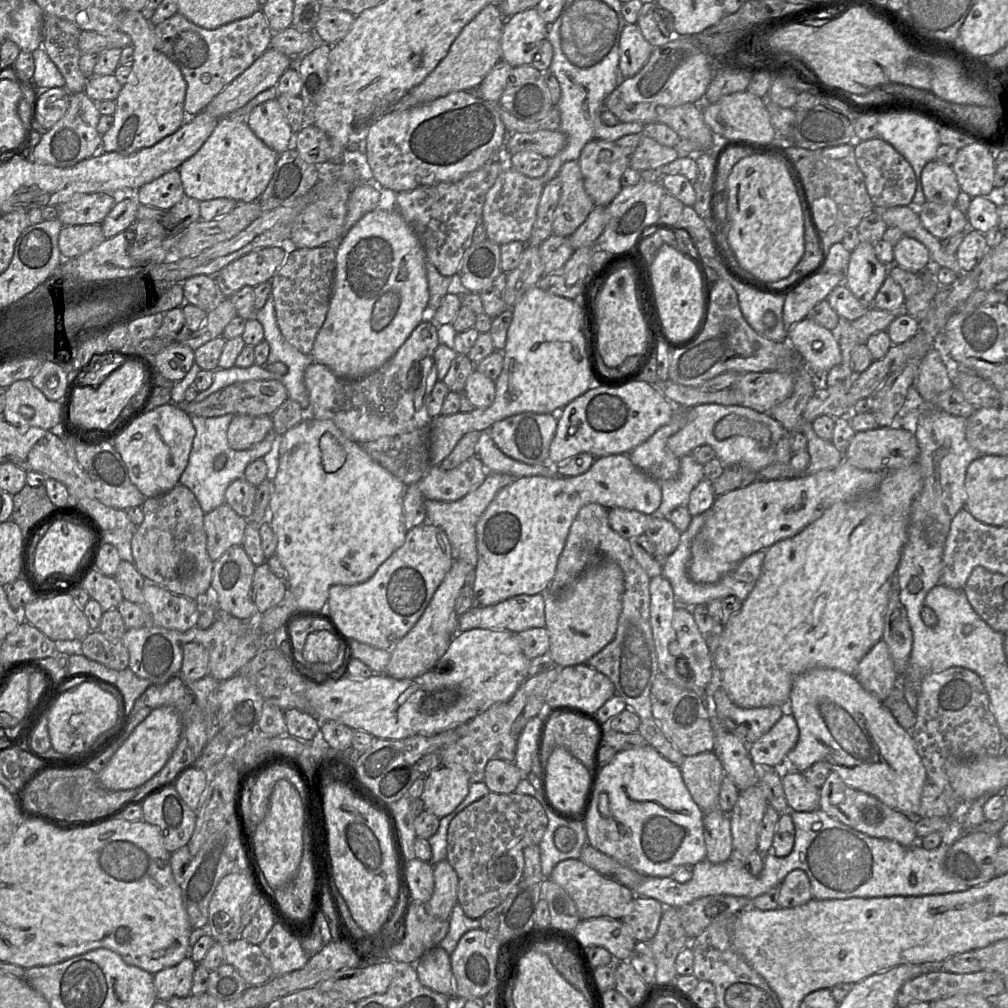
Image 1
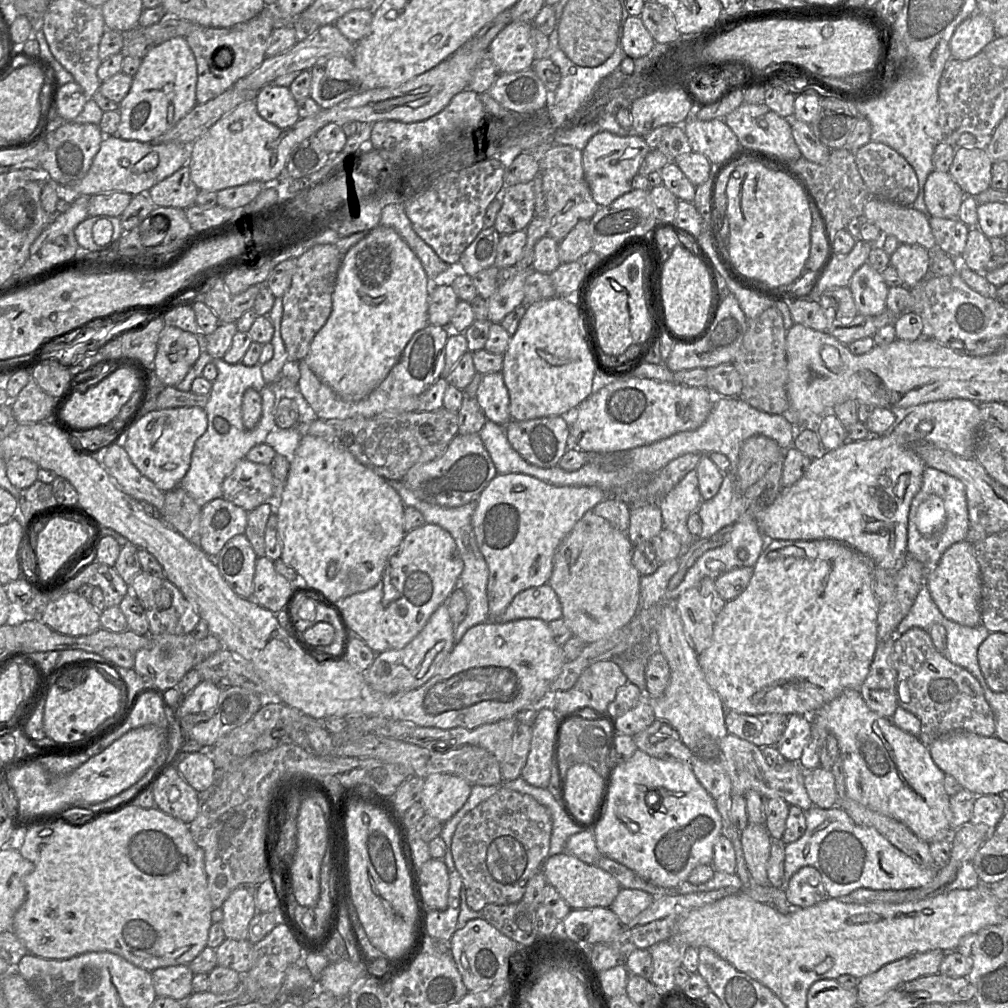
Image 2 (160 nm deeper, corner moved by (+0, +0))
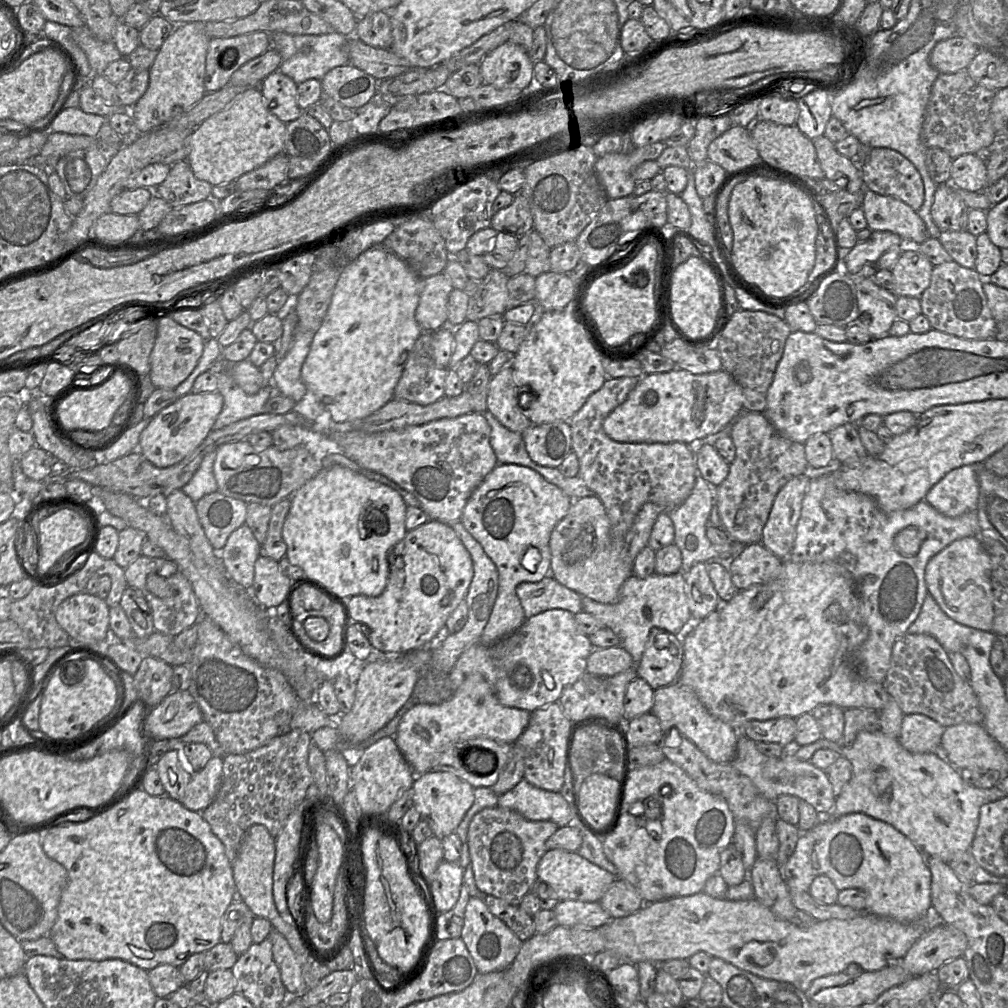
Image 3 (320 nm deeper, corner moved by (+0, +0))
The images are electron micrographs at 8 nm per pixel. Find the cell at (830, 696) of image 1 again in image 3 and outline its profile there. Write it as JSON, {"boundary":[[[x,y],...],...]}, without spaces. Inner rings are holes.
{"boundary":[[[880,730],[875,732],[869,731],[860,731],[855,741],[853,742],[850,748],[840,747],[840,754],[835,749],[830,748],[820,748],[814,752],[813,756],[810,759],[810,762],[817,768],[821,770],[826,770],[830,765],[832,765],[836,759],[840,756],[845,756],[851,762],[852,765],[852,775],[849,782],[844,786],[840,794],[835,799],[835,804],[830,815],[821,815],[821,816],[843,816],[851,813],[863,813],[874,819],[883,821],[887,824],[890,824],[903,835],[905,835],[910,841],[912,841],[919,849],[926,855],[931,857],[940,858],[942,861],[949,864],[950,861],[956,856],[956,854],[963,854],[964,852],[970,851],[975,832],[979,822],[979,811],[980,807],[984,804],[994,802],[998,799],[1004,798],[1006,795],[998,787],[992,787],[989,789],[980,789],[974,786],[969,786],[965,784],[961,778],[960,771],[950,764],[944,757],[942,752],[939,750],[937,753],[912,753],[906,750],[899,742],[897,738],[892,738],[888,735],[885,735]]]}

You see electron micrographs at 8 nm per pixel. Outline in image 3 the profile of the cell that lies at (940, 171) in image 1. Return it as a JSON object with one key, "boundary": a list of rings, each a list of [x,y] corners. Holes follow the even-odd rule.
{"boundary":[[[951,183],[937,186],[931,207],[934,223],[943,231],[968,231],[968,213],[970,208],[956,194]]]}

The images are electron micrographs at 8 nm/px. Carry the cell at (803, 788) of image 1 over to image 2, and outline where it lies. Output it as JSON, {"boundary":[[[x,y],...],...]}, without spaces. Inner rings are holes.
{"boundary":[[[818,767],[805,771],[804,787],[813,806],[829,809],[837,805],[838,796],[835,788],[835,778],[831,770]]]}

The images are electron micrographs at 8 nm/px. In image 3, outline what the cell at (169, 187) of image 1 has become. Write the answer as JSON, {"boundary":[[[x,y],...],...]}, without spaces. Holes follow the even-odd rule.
{"boundary":[[[185,159],[171,165],[166,179],[153,191],[172,208],[178,208],[207,199],[212,187],[195,177]]]}

